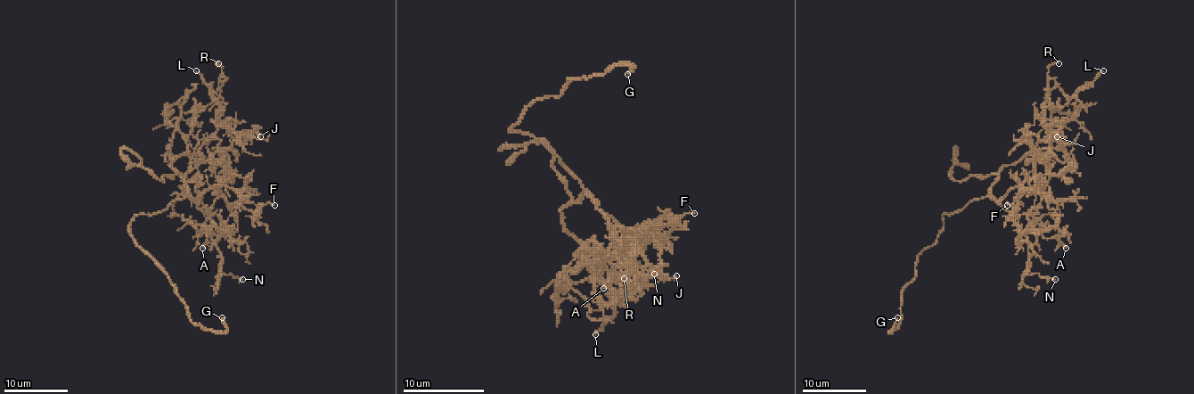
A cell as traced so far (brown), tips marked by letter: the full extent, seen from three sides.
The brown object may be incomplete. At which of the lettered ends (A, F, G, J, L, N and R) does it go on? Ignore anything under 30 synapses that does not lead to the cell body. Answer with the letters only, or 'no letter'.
G

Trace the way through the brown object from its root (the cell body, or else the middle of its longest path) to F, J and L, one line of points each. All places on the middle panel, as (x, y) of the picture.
F: (559, 160), (579, 181), (591, 201), (630, 232), (643, 232), (648, 227), (674, 223), (682, 215), (694, 213)
J: (559, 160), (624, 232), (630, 248), (654, 242), (660, 251), (658, 270), (666, 278), (676, 275)
L: (559, 160), (583, 187), (560, 211), (560, 221), (583, 245), (583, 262), (616, 292), (616, 312), (595, 334)

